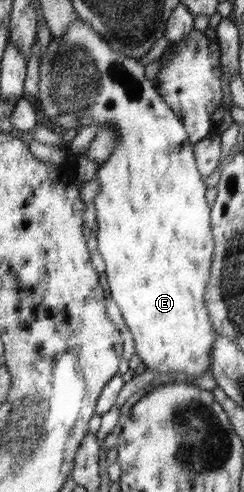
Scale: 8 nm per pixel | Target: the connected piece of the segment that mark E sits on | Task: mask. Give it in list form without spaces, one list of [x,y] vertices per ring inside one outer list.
[[[79,16],[75,20],[71,20],[71,24],[69,24],[65,34],[61,34],[59,38],[51,38],[51,43],[45,47],[45,51],[43,51],[43,54],[40,53],[40,56],[39,99],[37,101],[45,119],[57,121],[61,127],[65,127],[66,131],[69,129],[81,130],[88,125],[97,125],[98,128],[109,125],[117,133],[117,146],[115,146],[109,158],[100,163],[95,176],[97,177],[97,183],[99,183],[99,190],[97,195],[95,195],[94,201],[97,212],[96,241],[98,241],[95,248],[98,248],[106,263],[104,272],[107,275],[111,298],[115,300],[115,303],[121,309],[127,328],[133,334],[135,353],[139,355],[142,363],[144,363],[145,370],[153,368],[153,370],[157,370],[157,375],[159,376],[162,373],[175,373],[176,381],[193,383],[193,378],[197,378],[203,375],[205,371],[211,369],[211,350],[214,349],[218,334],[215,331],[215,327],[213,327],[213,323],[211,323],[206,301],[203,301],[205,286],[207,286],[209,272],[211,272],[211,262],[213,262],[213,250],[215,250],[215,239],[213,239],[212,227],[211,223],[209,223],[211,207],[209,207],[209,203],[205,199],[207,185],[205,185],[201,173],[197,171],[195,157],[193,157],[193,145],[187,139],[185,127],[178,115],[175,115],[174,110],[169,107],[169,104],[163,101],[163,97],[157,91],[155,83],[145,77],[145,67],[141,65],[139,58],[127,57],[124,53],[112,49],[112,45],[99,32],[95,32],[89,22],[81,20]]]

